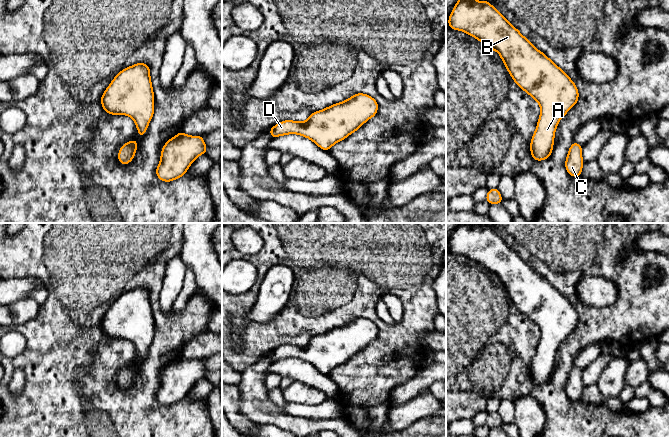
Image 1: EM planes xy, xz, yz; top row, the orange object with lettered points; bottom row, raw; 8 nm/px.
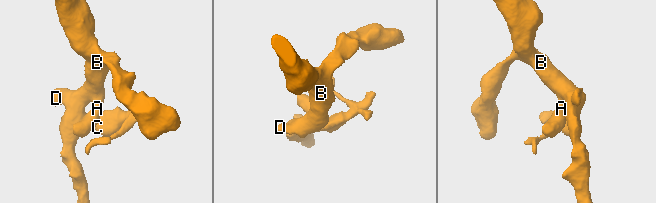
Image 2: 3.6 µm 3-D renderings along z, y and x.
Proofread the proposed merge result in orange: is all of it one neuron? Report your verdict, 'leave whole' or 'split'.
leave whole

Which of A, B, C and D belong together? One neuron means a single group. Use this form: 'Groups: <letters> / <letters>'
Groups: A B C D

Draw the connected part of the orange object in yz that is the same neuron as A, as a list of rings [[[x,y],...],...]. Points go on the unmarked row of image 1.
[[[459,223],[448,248],[497,275],[515,307],[538,326],[541,337],[530,374],[532,383],[549,382],[559,345],[578,325],[574,306],[486,224]]]

